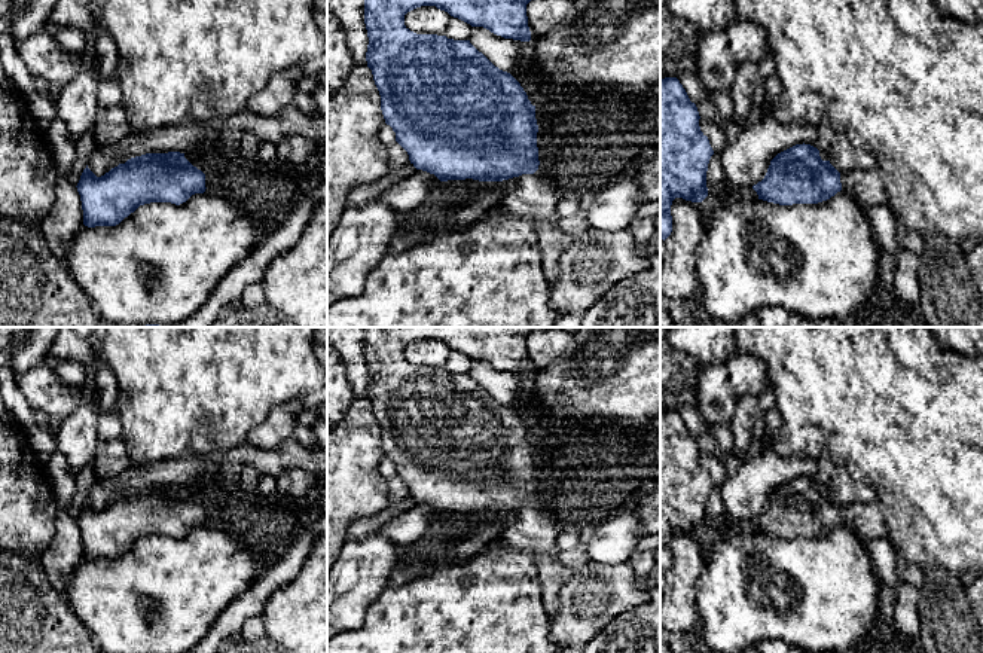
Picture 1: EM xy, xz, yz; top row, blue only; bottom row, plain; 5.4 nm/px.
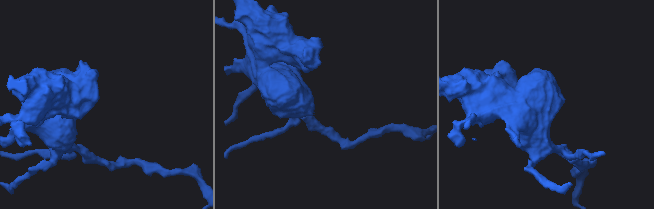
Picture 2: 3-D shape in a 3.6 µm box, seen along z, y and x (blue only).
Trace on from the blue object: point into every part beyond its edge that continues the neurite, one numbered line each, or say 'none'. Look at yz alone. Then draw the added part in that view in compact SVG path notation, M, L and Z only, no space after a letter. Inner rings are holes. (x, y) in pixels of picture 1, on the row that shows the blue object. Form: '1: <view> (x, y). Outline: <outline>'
1: yz (866, 185). Outline: M855 168L851 173L840 174L842 190L855 196L866 210L876 204L888 202L888 195L882 186L882 171L874 168Z

